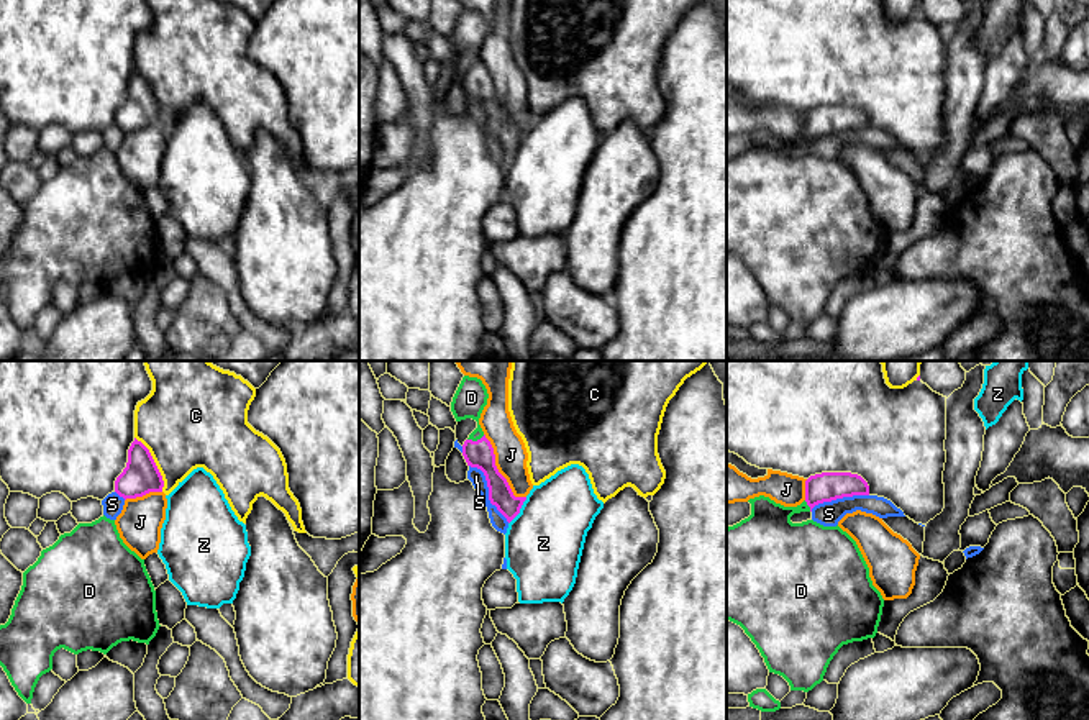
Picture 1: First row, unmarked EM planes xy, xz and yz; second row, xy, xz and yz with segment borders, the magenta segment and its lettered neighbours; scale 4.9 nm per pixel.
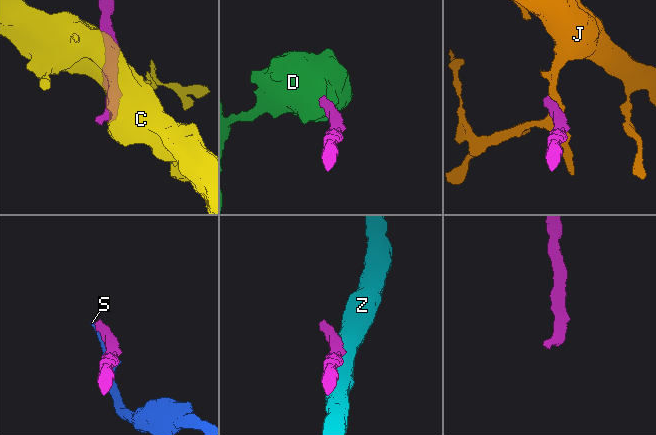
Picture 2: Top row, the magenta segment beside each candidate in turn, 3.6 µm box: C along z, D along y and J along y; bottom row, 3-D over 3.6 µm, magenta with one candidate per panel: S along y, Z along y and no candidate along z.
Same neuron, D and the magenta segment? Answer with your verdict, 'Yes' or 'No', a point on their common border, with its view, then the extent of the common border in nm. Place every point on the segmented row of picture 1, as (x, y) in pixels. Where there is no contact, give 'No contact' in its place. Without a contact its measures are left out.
Yes. Touches magenta at xz (478, 440). Shared border 90 nm

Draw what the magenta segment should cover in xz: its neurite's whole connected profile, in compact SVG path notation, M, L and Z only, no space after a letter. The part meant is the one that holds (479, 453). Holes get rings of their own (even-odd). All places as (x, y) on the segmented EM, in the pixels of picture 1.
M464 376L451 402L451 412L456 422L472 418L477 422L477 428L469 435L462 444L462 456L471 467L477 467L484 472L489 500L510 523L526 500L526 497L515 497L507 479L499 472L495 466L495 454L490 441L485 438L479 418L487 405L487 389L477 377Z

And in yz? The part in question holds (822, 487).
M822 472L805 481L805 500L784 507L769 497L750 499L751 515L727 528L727 620L740 625L759 649L769 672L782 676L791 690L812 690L823 681L827 668L843 645L874 638L882 615L884 599L873 586L869 567L856 541L836 526L813 520L792 523L791 517L823 502L843 497L869 495L868 482L851 472Z

